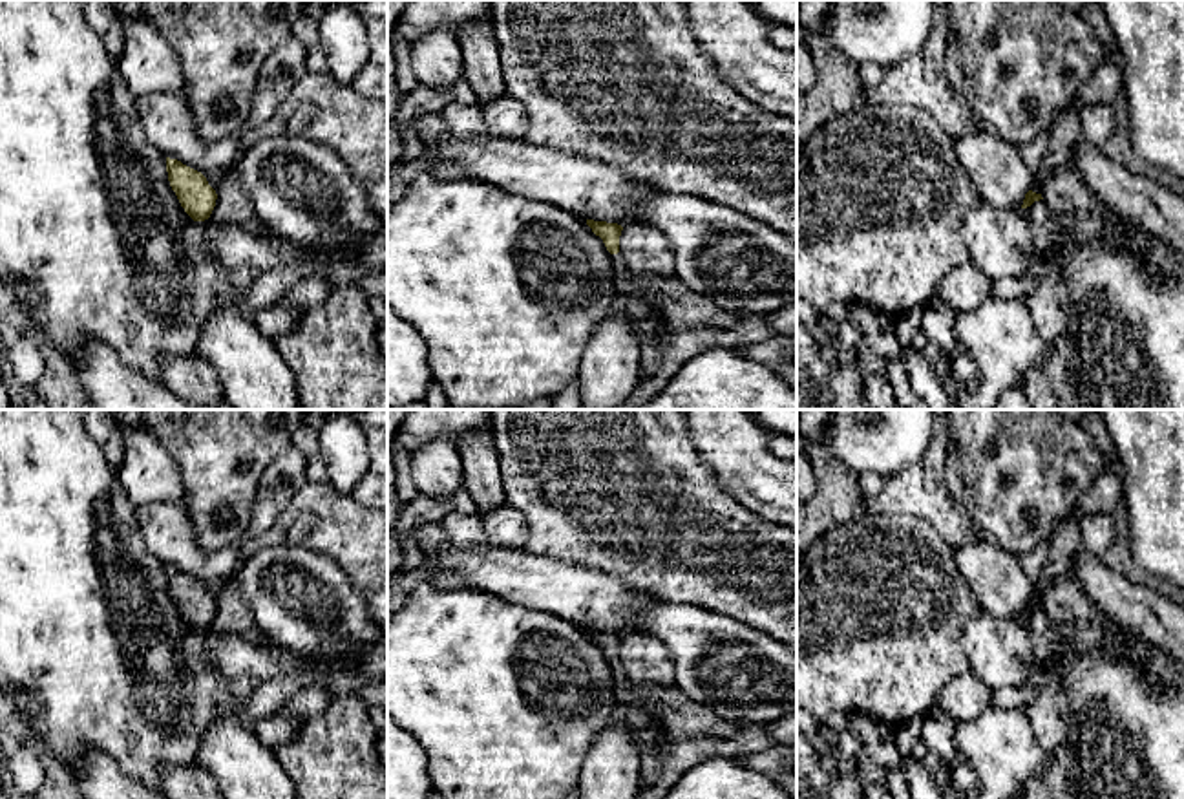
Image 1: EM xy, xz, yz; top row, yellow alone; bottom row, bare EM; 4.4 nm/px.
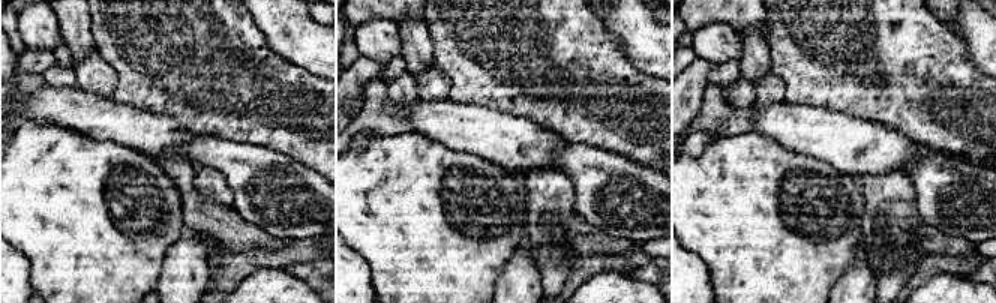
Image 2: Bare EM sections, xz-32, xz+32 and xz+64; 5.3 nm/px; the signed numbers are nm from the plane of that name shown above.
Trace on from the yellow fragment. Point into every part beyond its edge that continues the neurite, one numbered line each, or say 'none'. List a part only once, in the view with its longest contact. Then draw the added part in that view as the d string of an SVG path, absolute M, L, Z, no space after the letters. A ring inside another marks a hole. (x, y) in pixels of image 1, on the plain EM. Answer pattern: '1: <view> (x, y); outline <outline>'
1: xz (680, 717); outline M619 662L612 664L612 671L619 711L636 709L656 719L671 739L733 737L742 728L740 722L724 720L709 708L692 702L676 686L632 684Z

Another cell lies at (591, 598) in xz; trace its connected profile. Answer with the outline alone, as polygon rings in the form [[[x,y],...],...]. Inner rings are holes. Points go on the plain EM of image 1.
[[[453,545],[433,556],[437,570],[462,576],[473,589],[572,622],[579,629],[634,633],[634,611],[658,600],[601,569],[535,556],[519,549]]]

